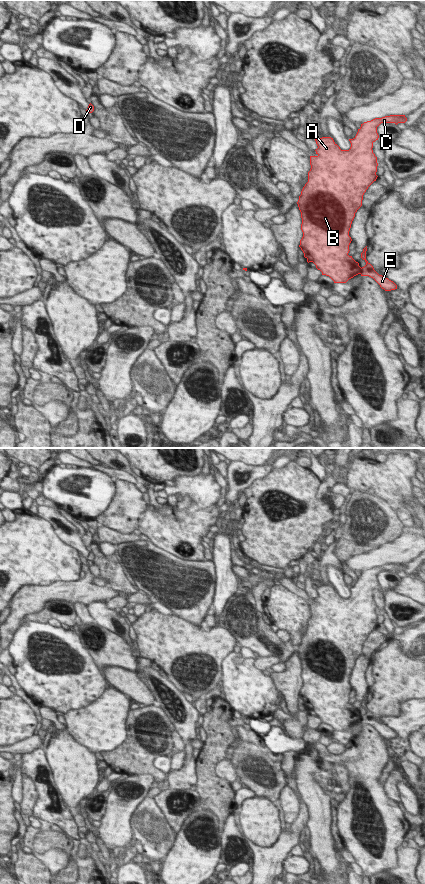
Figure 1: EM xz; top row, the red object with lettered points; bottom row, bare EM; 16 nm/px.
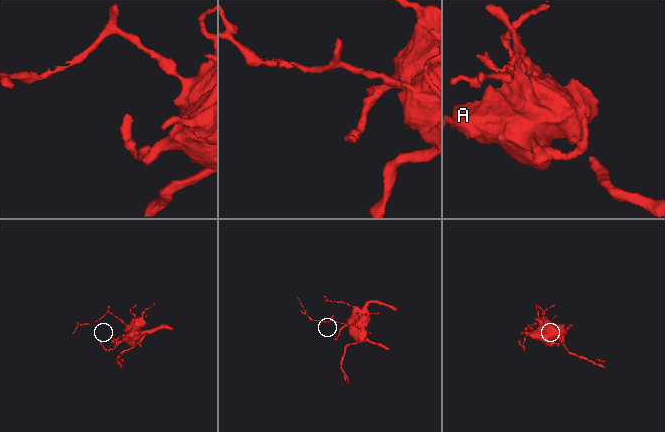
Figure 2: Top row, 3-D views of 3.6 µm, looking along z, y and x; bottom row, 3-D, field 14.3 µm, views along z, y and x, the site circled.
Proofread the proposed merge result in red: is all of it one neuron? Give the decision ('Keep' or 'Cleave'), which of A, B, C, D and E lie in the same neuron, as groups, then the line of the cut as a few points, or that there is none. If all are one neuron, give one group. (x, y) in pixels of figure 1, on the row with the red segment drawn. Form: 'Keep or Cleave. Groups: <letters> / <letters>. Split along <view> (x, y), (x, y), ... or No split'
Cleave. Groups: A B C D / E. Split along xz (361, 268), (359, 273).

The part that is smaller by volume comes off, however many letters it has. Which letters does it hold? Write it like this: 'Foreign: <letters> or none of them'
Foreign: E.

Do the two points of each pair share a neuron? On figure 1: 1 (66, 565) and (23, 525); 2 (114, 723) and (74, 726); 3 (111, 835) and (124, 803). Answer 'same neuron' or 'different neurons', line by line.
1: same neuron
2: same neuron
3: same neuron

